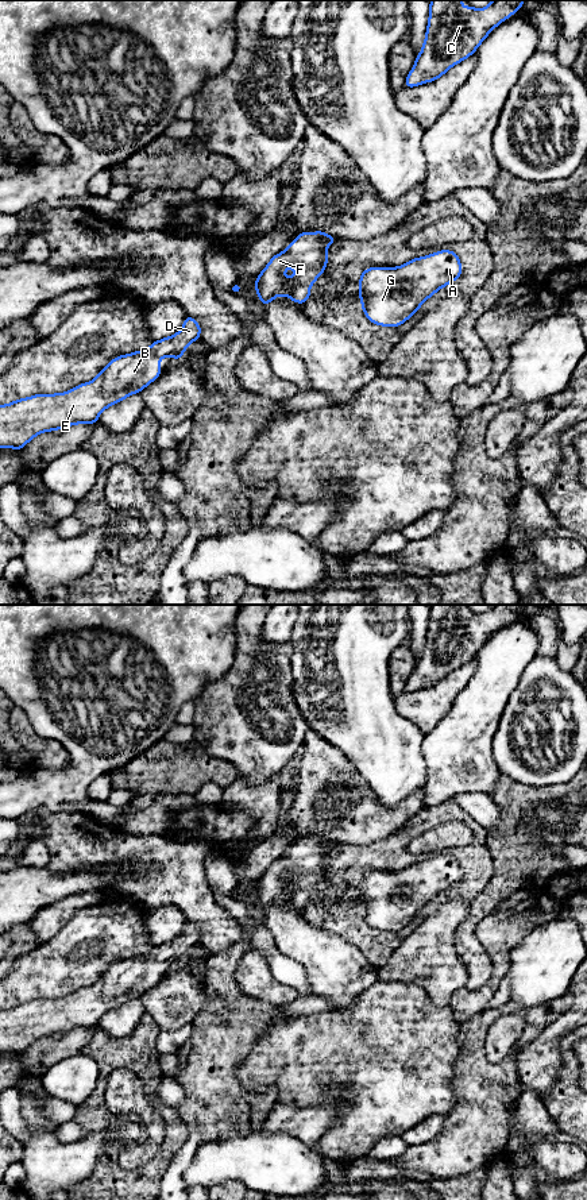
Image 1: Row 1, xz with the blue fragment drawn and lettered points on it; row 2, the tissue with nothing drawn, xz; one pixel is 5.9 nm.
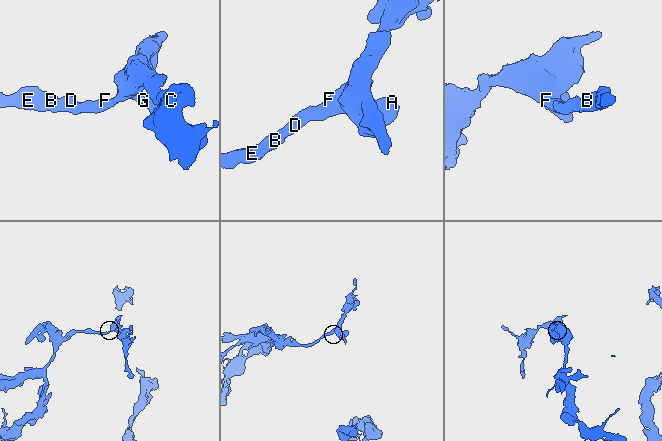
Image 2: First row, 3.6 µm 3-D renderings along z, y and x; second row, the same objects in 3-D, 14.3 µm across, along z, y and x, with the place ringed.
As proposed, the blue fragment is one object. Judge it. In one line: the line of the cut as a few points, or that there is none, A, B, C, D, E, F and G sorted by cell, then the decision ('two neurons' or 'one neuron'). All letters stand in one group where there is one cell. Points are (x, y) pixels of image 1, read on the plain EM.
no cut; A B C D E F G; one neuron

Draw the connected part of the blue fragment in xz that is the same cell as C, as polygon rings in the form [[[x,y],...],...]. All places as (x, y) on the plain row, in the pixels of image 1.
[[[430,605],[425,645],[406,682],[406,692],[435,686],[467,664],[499,628],[524,609],[524,605],[493,605],[487,611],[476,614],[462,611],[462,606]]]

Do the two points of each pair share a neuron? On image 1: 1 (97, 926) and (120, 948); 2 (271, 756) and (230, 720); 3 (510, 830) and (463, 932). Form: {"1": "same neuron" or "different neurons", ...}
{"1": "same neuron", "2": "same neuron", "3": "same neuron"}

